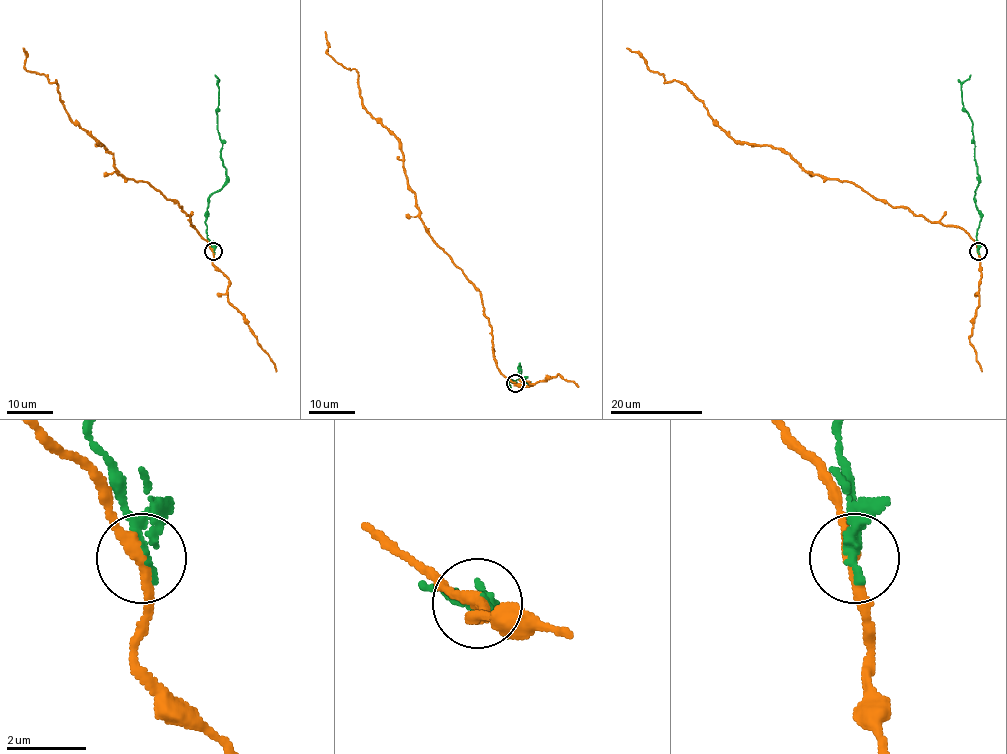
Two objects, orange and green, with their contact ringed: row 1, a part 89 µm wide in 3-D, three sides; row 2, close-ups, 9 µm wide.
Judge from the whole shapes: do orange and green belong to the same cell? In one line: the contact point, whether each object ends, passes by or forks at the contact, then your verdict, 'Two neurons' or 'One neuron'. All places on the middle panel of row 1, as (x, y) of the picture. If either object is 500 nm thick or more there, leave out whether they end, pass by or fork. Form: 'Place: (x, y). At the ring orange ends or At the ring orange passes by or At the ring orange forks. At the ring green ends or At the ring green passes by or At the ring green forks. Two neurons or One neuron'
Place: (515, 383). At the ring orange passes by. At the ring green passes by. Two neurons

